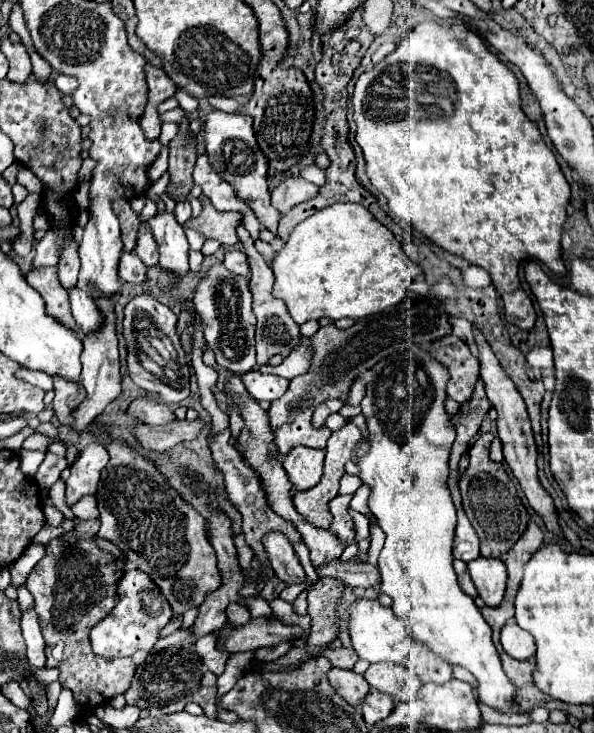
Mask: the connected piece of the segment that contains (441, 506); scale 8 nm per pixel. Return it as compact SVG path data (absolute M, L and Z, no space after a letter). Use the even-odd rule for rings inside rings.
M424 350L392 354L380 360L372 368L374 376L366 384L366 396L362 400L362 414L366 416L366 426L370 432L370 452L358 460L360 478L372 488L368 506L378 518L378 526L386 534L384 548L378 556L378 568L382 574L380 592L388 594L394 604L392 612L410 624L412 634L422 642L432 654L448 662L450 666L462 666L476 678L476 700L478 704L490 706L504 714L518 714L520 708L512 704L516 686L504 674L500 666L498 652L492 644L492 630L482 618L478 606L468 598L458 582L452 568L452 542L456 528L456 510L446 486L448 480L448 454L454 442L454 428L444 410L448 372L440 362L432 360Z

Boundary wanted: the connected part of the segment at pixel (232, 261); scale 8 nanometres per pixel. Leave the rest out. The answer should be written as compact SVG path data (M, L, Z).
M228 250L226 258L224 258L224 266L238 276L246 276L248 274L248 262L246 262L246 254L238 252L238 250Z

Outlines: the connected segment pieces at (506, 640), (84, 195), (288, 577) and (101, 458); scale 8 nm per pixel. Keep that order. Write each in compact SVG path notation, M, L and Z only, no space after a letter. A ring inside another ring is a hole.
M510 622L510 624L506 624L502 628L500 642L502 642L506 654L510 654L516 660L528 660L536 652L534 638L526 630L522 630L518 624L514 624L514 622Z
M90 181L83 182L72 195L72 199L80 209L88 210L90 206L89 189Z
M268 532L262 538L266 556L272 564L274 574L286 584L300 584L304 582L304 570L296 558L292 542L282 532Z
M88 444L78 460L70 466L70 478L66 480L66 502L72 506L78 502L84 494L94 494L100 472L108 464L110 456L102 444Z

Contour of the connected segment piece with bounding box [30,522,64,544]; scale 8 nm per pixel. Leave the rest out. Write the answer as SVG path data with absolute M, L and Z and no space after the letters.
M44 522L44 526L34 534L34 538L32 538L30 544L48 544L52 538L60 536L62 532L64 532L64 530L62 530L61 526L54 527L50 526L48 522Z

